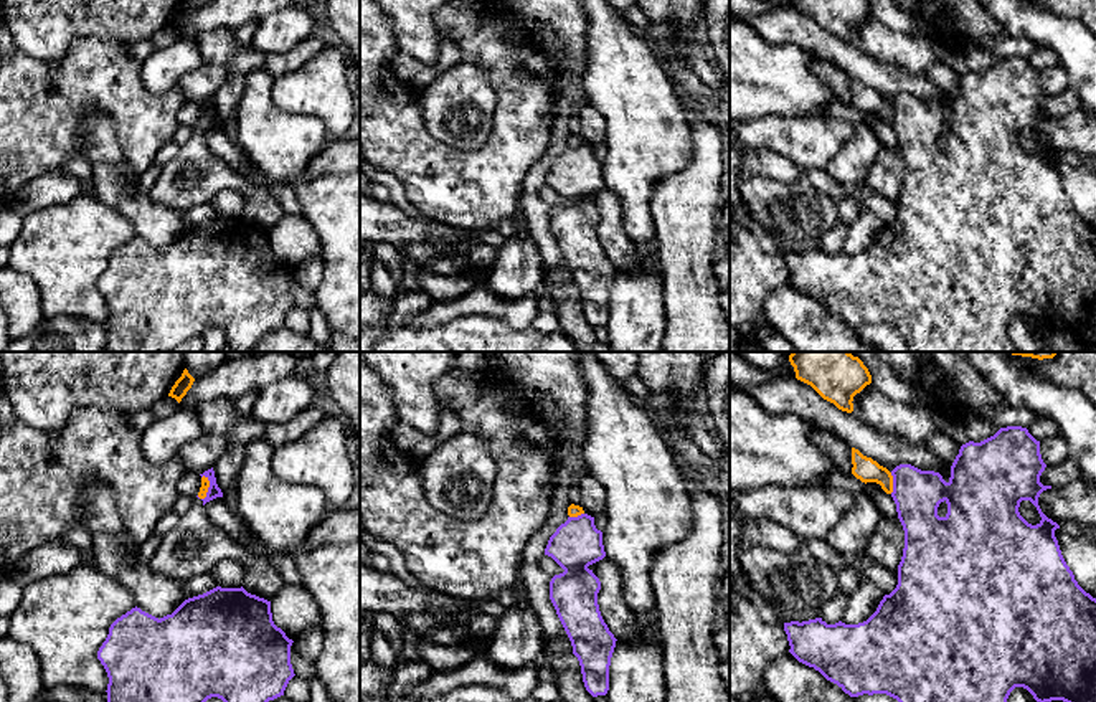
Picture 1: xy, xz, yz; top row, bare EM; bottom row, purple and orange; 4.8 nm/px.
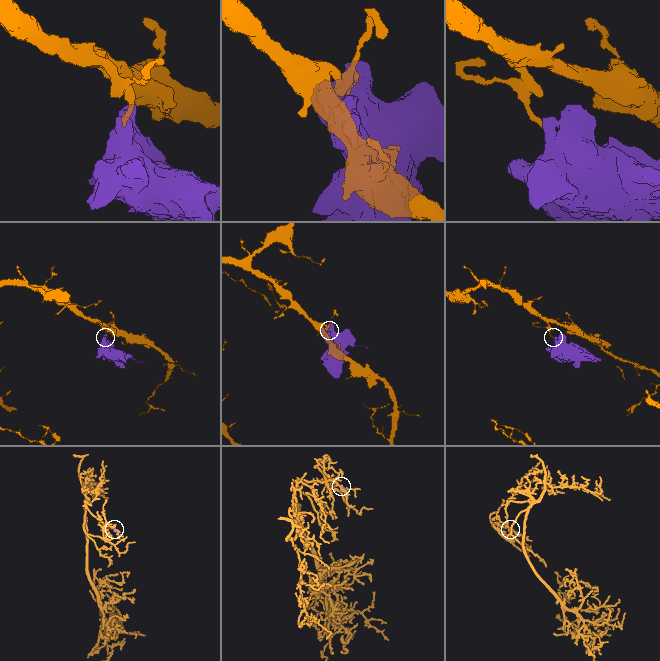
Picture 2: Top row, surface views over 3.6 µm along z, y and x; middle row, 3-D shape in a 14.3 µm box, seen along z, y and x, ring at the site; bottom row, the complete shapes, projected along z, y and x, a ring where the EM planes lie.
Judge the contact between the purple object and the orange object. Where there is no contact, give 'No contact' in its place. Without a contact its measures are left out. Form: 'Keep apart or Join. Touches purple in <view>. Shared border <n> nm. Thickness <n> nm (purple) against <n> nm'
Keep apart. Touches purple in xy. Shared border 130 nm. Thickness 60 nm (purple) against 50 nm

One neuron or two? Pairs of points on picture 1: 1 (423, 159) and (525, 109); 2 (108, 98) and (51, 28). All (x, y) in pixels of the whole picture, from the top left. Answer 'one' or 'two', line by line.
1: one
2: two

